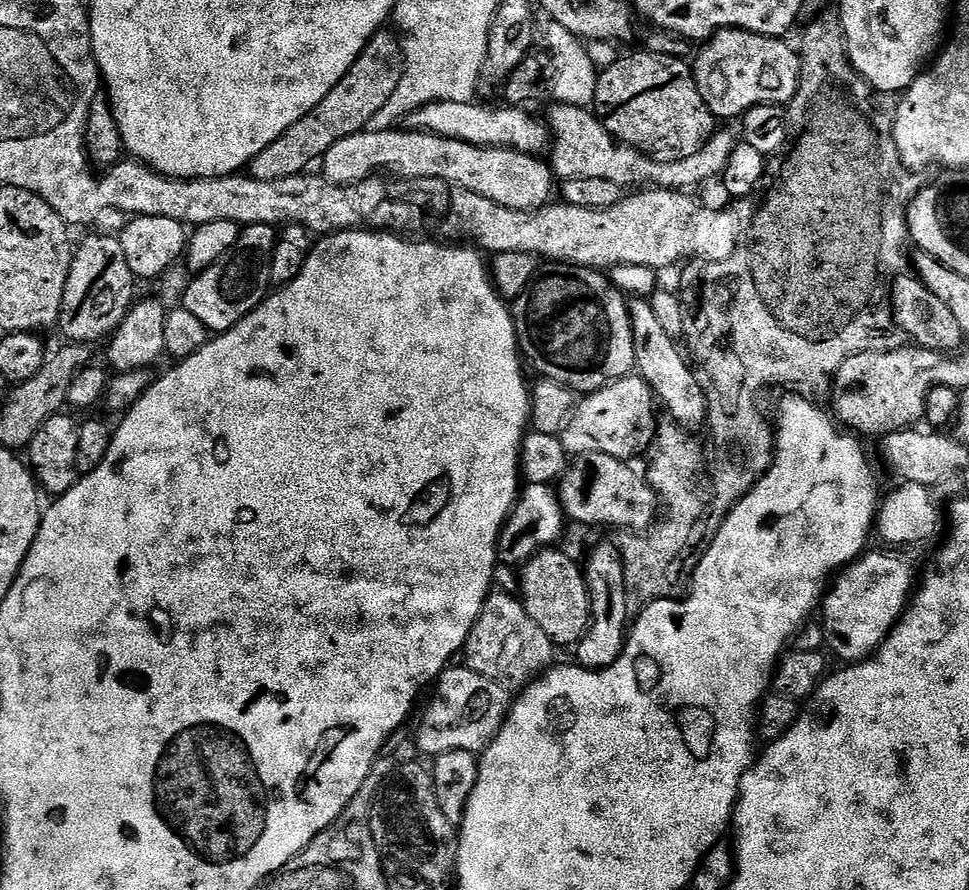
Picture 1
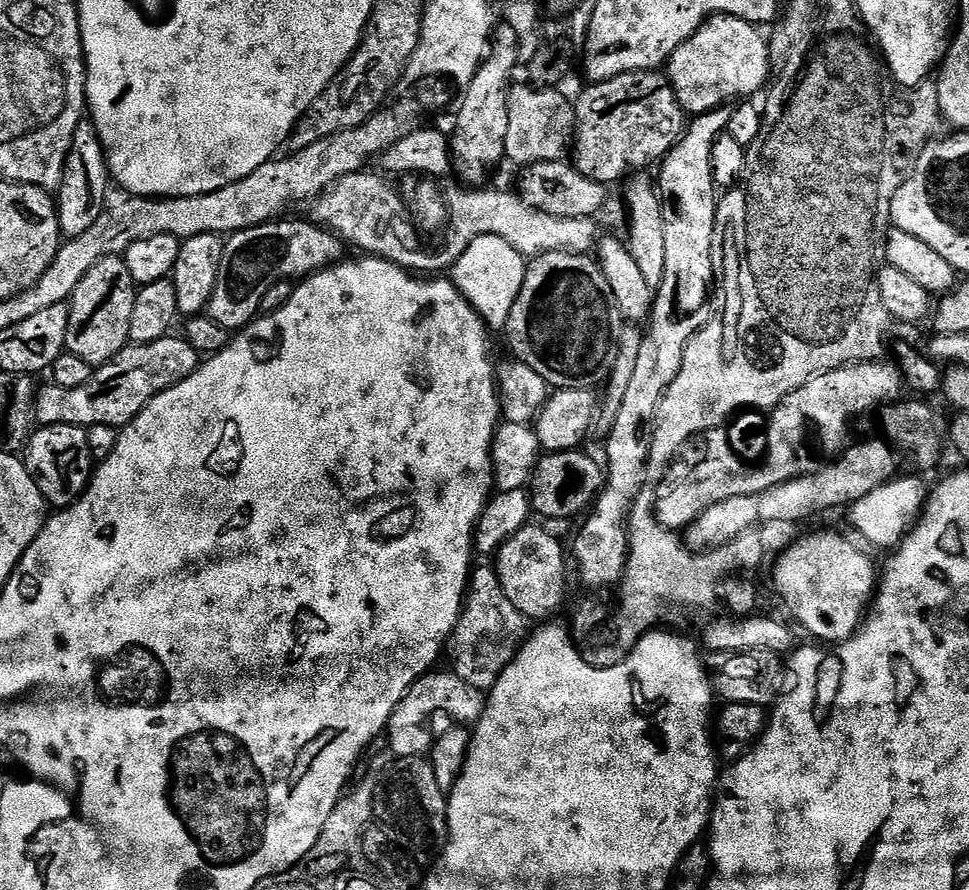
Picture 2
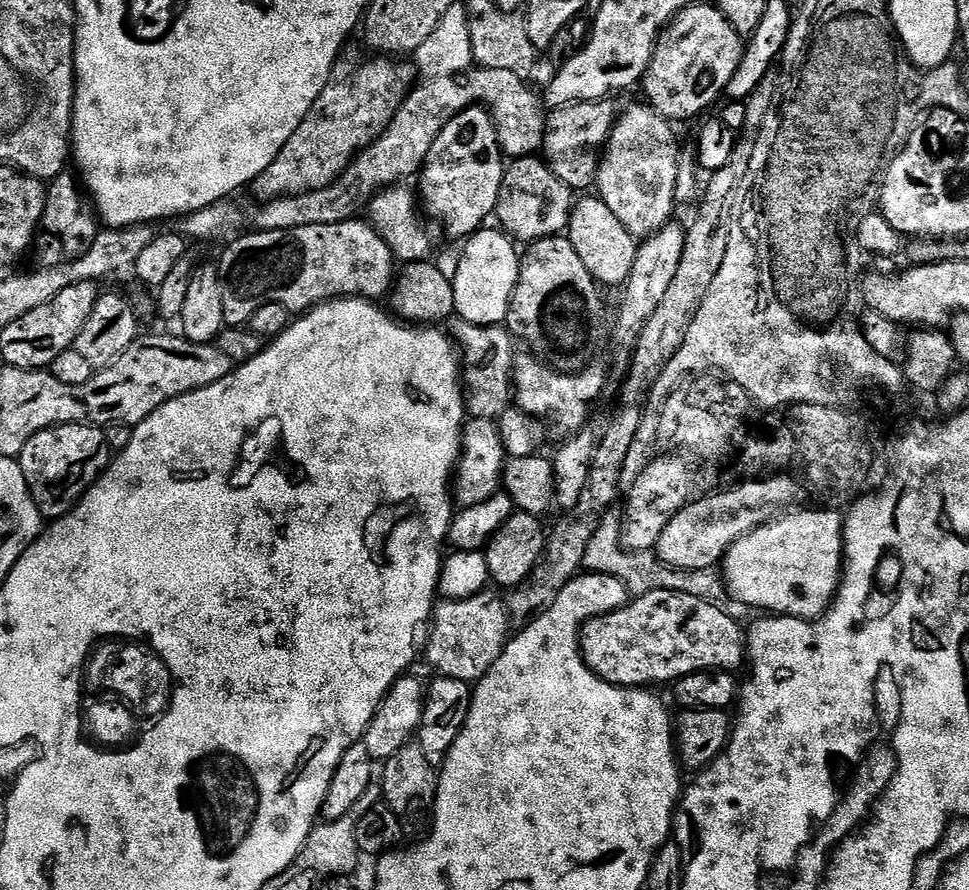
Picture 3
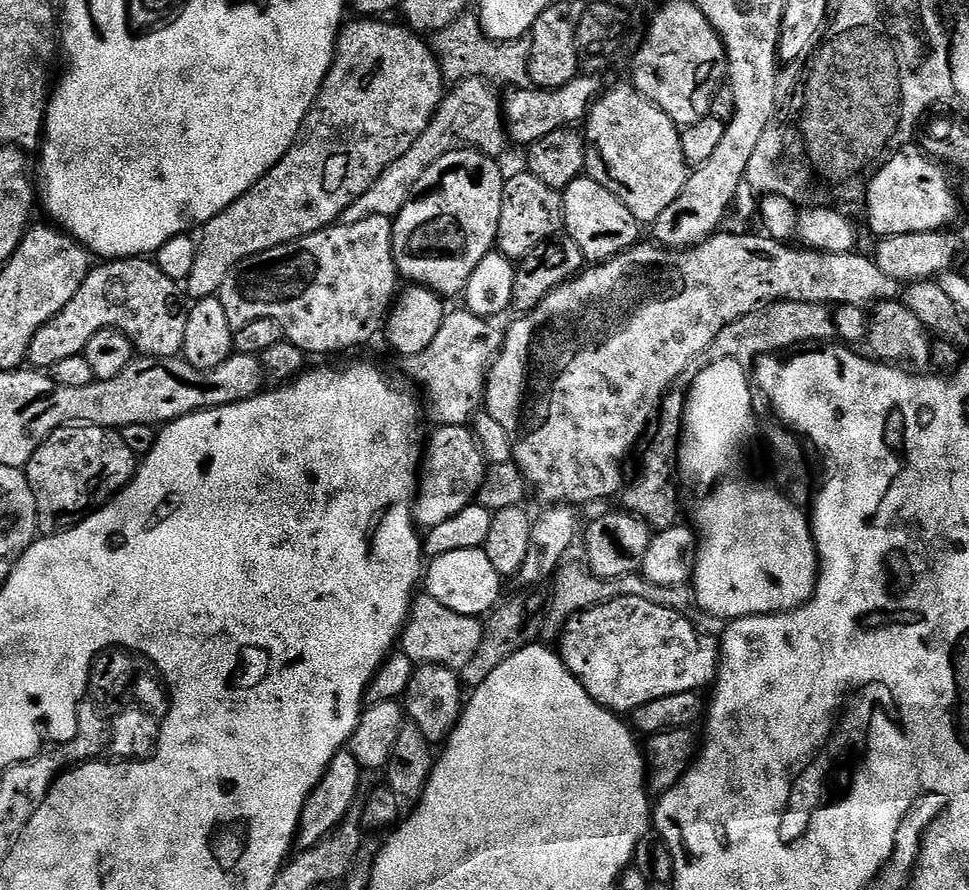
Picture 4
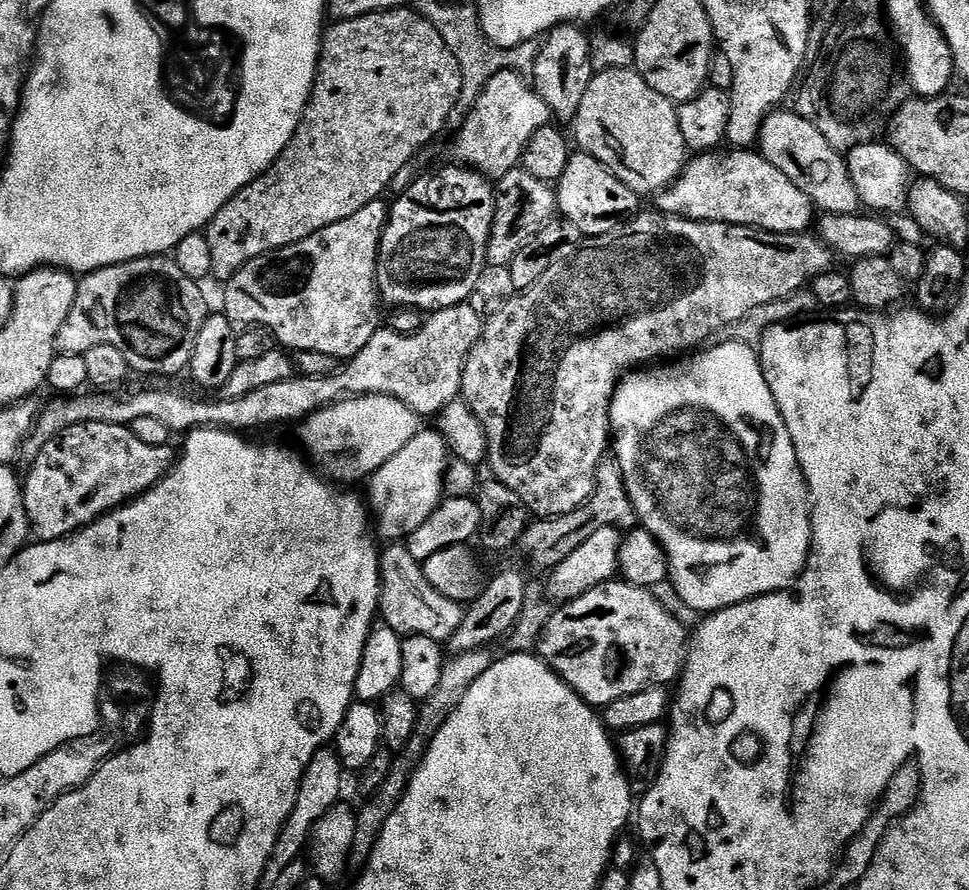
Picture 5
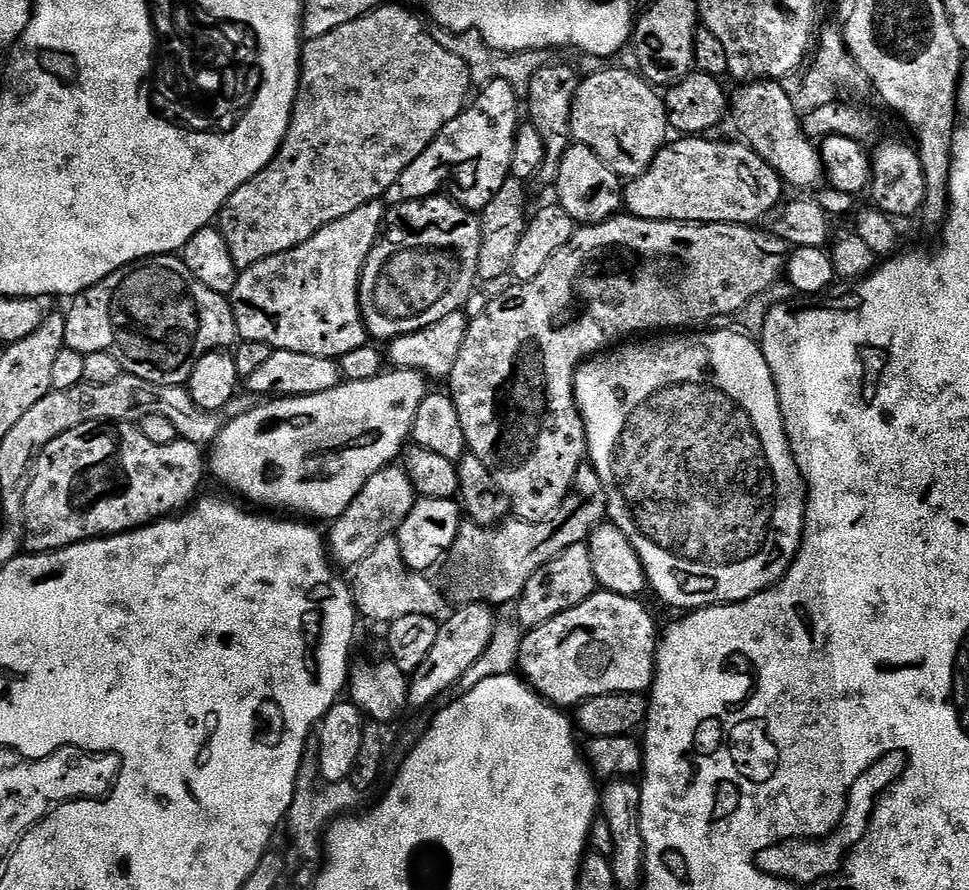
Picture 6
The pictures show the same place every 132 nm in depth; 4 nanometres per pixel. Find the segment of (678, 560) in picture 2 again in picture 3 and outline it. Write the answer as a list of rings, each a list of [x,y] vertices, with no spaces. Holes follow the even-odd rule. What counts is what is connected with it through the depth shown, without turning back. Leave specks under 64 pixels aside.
[[[607,519],[600,522],[598,530],[595,531],[594,536],[587,543],[586,555],[583,558],[583,569],[585,571],[590,570],[592,572],[589,573],[596,576],[604,573],[618,578],[618,581],[625,584],[633,597],[650,594],[654,590],[670,590],[671,592],[686,593],[691,597],[702,598],[712,603],[724,604],[727,602],[726,611],[742,624],[761,617],[761,609],[752,608],[741,600],[729,599],[730,593],[719,571],[715,569],[682,571],[679,568],[671,568],[666,564],[661,564],[659,559],[654,558],[652,552],[629,552],[620,543],[617,531],[615,529],[610,530],[610,524]]]

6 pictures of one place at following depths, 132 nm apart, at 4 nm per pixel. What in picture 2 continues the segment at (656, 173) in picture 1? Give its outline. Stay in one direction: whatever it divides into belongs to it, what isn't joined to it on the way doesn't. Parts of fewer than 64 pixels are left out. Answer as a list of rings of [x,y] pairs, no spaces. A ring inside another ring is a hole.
[[[513,83],[508,90],[508,109],[510,110],[510,122],[506,126],[506,142],[504,154],[507,163],[527,166],[538,162],[554,162],[564,160],[569,155],[570,145],[574,140],[576,130],[576,109],[571,99],[560,93],[556,88],[534,88],[527,83]]]

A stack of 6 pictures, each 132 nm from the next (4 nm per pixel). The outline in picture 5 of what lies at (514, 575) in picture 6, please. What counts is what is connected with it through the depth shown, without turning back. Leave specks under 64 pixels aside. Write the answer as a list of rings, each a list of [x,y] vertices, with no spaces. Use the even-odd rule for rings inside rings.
[[[608,458],[596,470],[596,491],[592,493],[591,498],[586,503],[579,504],[574,510],[570,510],[570,514],[533,519],[521,534],[518,548],[532,559],[534,567],[551,570],[558,566],[558,562],[562,562],[562,558],[578,550],[578,546],[582,546],[582,542],[586,542],[590,534],[603,528],[631,530],[637,527],[637,524],[620,467],[615,459]]]

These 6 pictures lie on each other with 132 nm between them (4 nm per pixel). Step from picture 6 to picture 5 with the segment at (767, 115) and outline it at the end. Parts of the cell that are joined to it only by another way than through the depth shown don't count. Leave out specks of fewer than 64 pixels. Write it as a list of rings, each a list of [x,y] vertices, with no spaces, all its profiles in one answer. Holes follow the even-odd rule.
[[[792,110],[780,111],[770,112],[760,127],[760,137],[757,140],[760,154],[771,165],[777,166],[798,190],[802,190],[815,209],[826,214],[857,213],[862,205],[854,184],[850,182],[845,157],[832,148],[826,134],[814,127],[812,122]]]

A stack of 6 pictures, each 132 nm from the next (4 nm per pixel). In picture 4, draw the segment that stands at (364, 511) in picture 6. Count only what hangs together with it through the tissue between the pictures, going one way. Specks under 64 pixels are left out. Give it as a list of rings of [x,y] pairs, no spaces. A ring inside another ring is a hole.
[[[442,424],[428,440],[428,453],[422,456],[422,471],[418,476],[415,518],[421,529],[427,530],[446,522],[467,504],[477,499],[486,479],[486,461],[476,437],[462,424]]]

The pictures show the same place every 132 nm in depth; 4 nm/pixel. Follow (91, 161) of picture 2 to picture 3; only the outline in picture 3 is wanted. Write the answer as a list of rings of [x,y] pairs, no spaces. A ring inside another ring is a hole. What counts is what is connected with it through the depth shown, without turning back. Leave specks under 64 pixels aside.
[[[66,170],[61,176],[56,176],[46,184],[40,231],[34,241],[34,256],[36,252],[37,258],[41,260],[39,263],[46,268],[77,260],[79,256],[86,254],[86,250],[90,250],[90,246],[94,246],[94,238],[98,231],[98,213],[93,201],[86,195],[81,181],[73,176],[71,171]]]

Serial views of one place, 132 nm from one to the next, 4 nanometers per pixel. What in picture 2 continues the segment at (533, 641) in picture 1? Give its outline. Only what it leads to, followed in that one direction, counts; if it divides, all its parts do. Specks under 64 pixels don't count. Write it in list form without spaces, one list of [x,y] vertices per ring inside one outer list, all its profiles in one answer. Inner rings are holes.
[[[473,567],[468,577],[468,591],[464,598],[464,607],[460,610],[460,617],[446,645],[446,660],[448,656],[449,662],[452,663],[449,664],[451,671],[456,672],[458,678],[462,678],[462,682],[470,686],[481,690],[491,690],[498,682],[502,670],[510,666],[510,662],[520,651],[520,645],[525,641],[524,624],[526,625],[526,618],[517,610],[514,602],[506,598],[506,590],[502,590],[502,582],[498,582],[495,567]]]

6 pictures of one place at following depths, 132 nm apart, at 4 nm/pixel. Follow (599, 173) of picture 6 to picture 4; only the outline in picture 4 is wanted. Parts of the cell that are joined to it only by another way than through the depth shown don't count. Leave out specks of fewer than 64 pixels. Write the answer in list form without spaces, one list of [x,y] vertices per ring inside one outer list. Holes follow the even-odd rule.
[[[581,174],[576,180],[570,182],[570,186],[564,188],[562,228],[567,236],[574,238],[574,242],[578,242],[585,261],[599,262],[637,243],[641,239],[642,224],[628,209],[628,203],[624,201],[623,195],[613,191],[603,179],[595,180],[594,177],[588,175]]]

